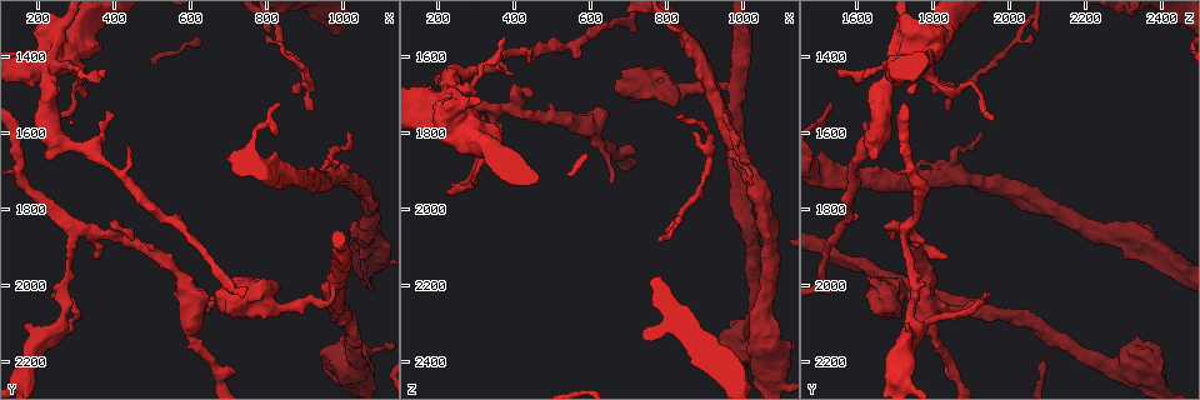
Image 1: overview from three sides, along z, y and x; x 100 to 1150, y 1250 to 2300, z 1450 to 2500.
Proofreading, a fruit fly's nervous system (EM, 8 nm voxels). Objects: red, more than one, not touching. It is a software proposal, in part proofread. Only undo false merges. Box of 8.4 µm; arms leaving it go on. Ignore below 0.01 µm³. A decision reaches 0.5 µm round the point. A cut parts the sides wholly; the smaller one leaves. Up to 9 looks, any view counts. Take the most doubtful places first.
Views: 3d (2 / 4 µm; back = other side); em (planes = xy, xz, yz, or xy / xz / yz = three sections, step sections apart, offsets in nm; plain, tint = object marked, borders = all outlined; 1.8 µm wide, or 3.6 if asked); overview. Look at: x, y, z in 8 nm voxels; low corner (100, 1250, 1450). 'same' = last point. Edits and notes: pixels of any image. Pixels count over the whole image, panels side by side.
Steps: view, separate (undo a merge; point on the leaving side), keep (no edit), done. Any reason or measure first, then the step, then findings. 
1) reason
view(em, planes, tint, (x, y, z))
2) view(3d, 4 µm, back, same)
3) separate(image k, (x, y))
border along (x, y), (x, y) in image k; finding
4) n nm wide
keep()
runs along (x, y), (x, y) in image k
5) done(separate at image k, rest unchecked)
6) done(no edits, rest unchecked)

branch point
view(em, xz, step 4, tint, (265, 2110, 1740))

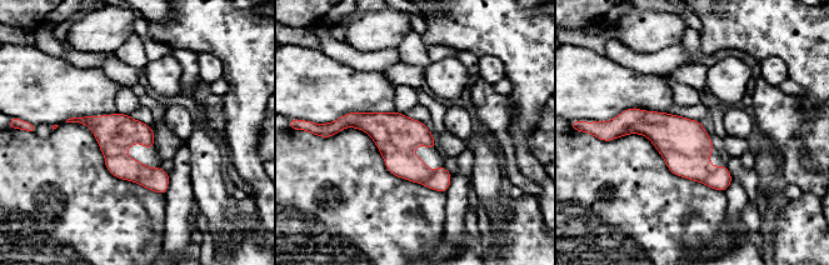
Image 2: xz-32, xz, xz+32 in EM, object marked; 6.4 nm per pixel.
view(em, planes, tint, same)

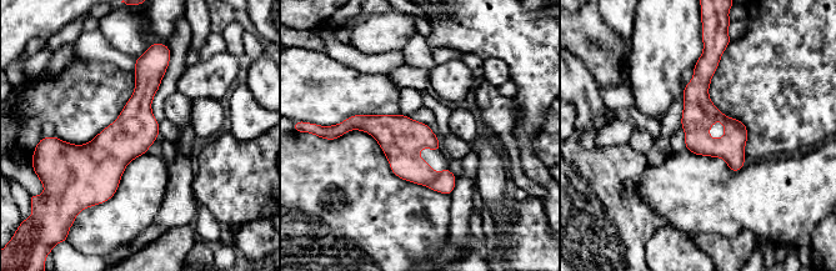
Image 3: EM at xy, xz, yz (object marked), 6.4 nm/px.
220 nm wide
keep()
runs along (146, 63), (100, 200) in image 3; all the same neuron

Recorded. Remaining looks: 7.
view(em, planes, tint, (420, 1850, 1720))

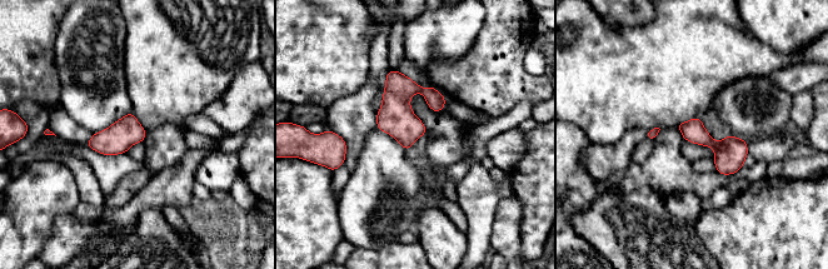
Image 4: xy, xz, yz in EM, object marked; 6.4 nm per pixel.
keep()
all the same neuron

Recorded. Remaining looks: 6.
a fork
view(em, planes, tint, (990, 1710, 1855))

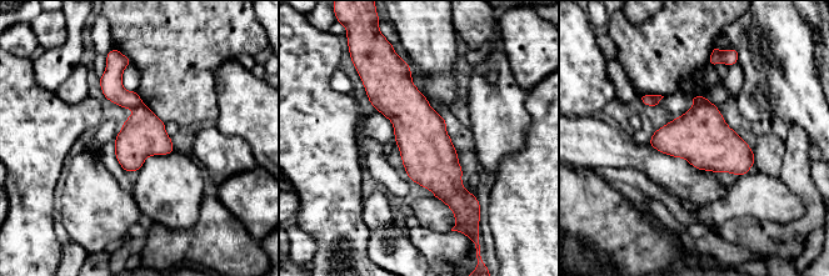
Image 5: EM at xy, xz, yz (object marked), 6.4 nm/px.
keep()
runs along (405, 66), (404, 105), (453, 206) in image 5; continuous, no second neuron

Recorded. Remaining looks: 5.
abrupt turn
view(3d, 4 µm, back, (230, 1600, 1650))

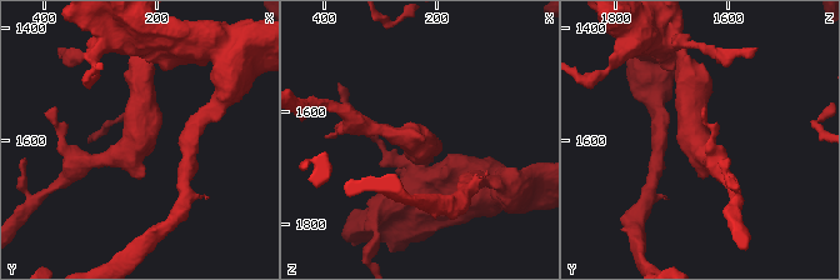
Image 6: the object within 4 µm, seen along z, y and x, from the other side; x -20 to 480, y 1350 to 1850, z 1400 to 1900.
need the tissue
view(em, planes, tint, (235, 1610, 1655))

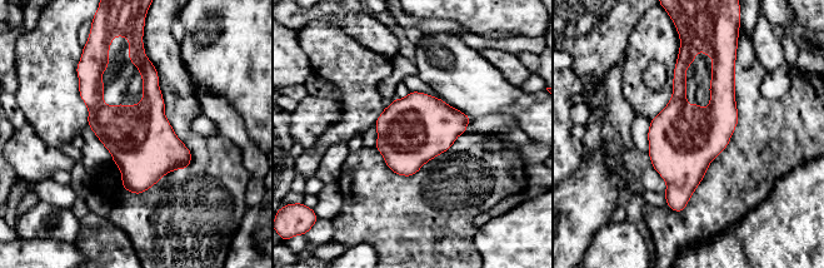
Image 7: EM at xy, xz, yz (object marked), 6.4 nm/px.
440 nm wide
keep()
one neuron here

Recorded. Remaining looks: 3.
done(no edits, rest unchecked)

